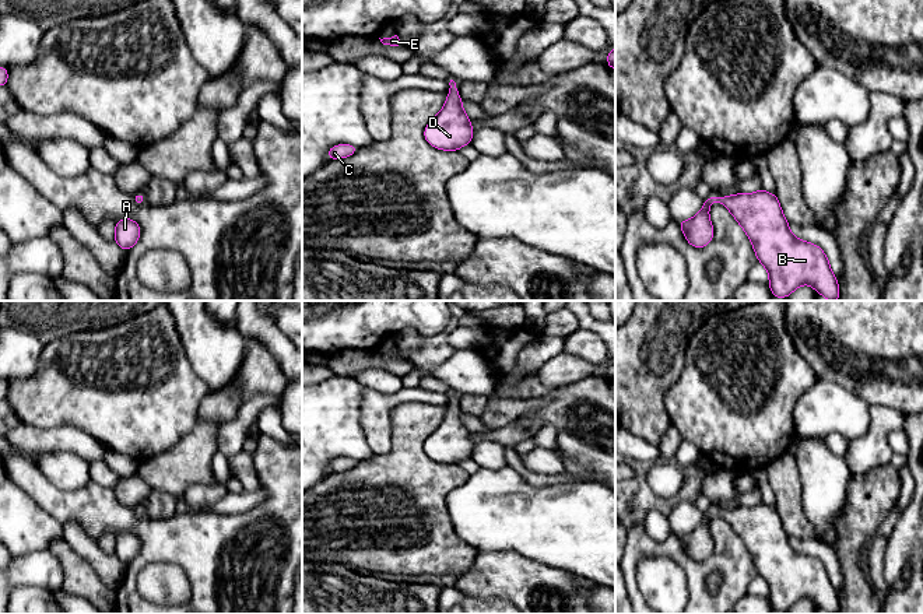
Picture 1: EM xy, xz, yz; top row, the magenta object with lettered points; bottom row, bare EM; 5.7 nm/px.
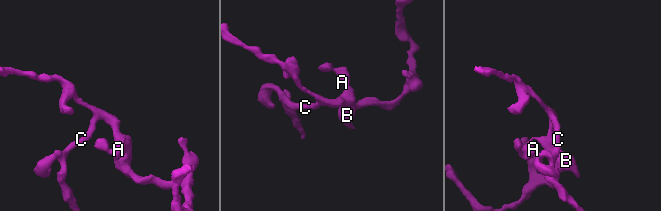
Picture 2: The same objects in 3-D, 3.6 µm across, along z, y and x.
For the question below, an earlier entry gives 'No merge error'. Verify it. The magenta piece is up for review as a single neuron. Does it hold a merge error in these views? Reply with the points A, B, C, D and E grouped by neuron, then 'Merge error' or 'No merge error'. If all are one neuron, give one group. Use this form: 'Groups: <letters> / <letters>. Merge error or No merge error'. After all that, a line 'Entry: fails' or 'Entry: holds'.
Groups: A B C D E. No merge error
Entry: holds

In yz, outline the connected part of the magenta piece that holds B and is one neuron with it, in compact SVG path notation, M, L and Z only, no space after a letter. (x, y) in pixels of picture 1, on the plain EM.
M762 501L751 508L709 509L695 530L677 534L691 559L705 561L713 552L709 533L713 515L726 519L748 548L769 587L772 610L787 611L800 599L810 597L820 608L838 614L839 597L827 568L818 558L792 548L776 508Z

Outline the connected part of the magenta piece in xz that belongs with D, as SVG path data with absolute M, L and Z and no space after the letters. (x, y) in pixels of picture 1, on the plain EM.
M450 389L446 396L450 399L450 406L442 424L425 441L424 452L438 463L459 464L460 460L471 456L474 443L457 407L459 394Z

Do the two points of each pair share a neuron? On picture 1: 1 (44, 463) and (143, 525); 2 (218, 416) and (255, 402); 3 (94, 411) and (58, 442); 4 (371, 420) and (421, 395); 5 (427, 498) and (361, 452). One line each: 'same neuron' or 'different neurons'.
1: different neurons
2: different neurons
3: different neurons
4: same neuron
5: different neurons

